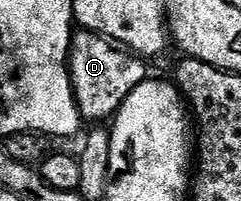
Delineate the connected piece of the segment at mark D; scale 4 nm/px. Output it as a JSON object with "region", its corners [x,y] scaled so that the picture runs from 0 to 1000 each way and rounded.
{"region":[[[328,144],[295,184],[282,274],[290,413],[307,428],[307,498],[324,562],[373,617],[407,617],[419,587],[469,592],[515,517],[523,483],[564,433],[610,403],[610,313],[568,269],[469,214],[448,189],[386,169],[378,149]]]}

